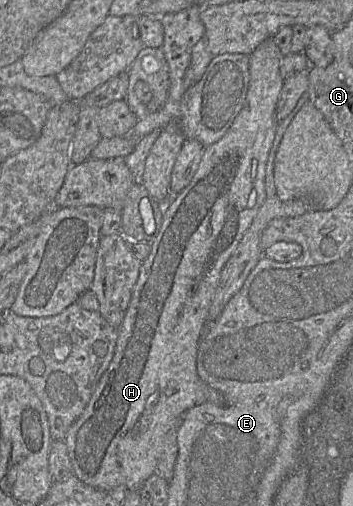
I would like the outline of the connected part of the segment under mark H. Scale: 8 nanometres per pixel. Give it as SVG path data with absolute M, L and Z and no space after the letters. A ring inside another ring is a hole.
M274 37L268 38L262 42L249 55L250 82L244 107L237 115L225 135L219 141L205 147L199 168L190 183L180 193L173 194L171 200L166 204L161 229L156 239L151 243L150 254L141 265L139 277L134 286L123 322L118 329L118 338L113 358L107 370L103 373L96 385L84 411L70 426L65 439L63 440L68 449L74 475L89 486L100 490L111 490L117 487L140 490L145 481L152 474L157 472L157 464L165 435L172 427L177 424L179 425L179 422L185 412L190 408L205 402L212 402L215 404L222 404L224 402L223 395L219 391L207 385L197 373L196 361L198 344L207 324L209 309L221 271L238 247L246 231L250 228L259 209L267 199L265 192L266 163L279 125L276 120L276 106L285 82L280 73L280 65L283 57L284 56L277 46Z

